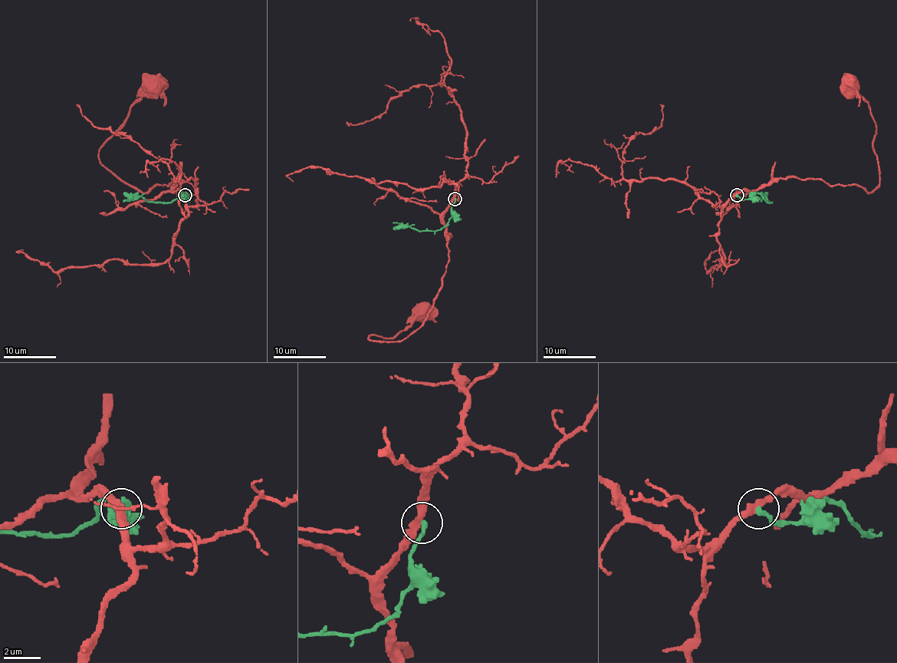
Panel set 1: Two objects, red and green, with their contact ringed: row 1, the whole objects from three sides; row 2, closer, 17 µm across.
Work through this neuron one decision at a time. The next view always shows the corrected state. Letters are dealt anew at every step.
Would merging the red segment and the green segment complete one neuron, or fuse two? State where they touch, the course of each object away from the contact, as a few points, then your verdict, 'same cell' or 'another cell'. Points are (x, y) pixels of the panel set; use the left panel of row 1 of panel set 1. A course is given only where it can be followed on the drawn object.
place (185, 195); course red (185, 194), (174, 190), (179, 176), (167, 185), (139, 192), (100, 161), (101, 146), (154, 84); course green (185, 194), (182, 199), (179, 193), (170, 202), (147, 202), (141, 197), (132, 197), (127, 201), (123, 201); another cell

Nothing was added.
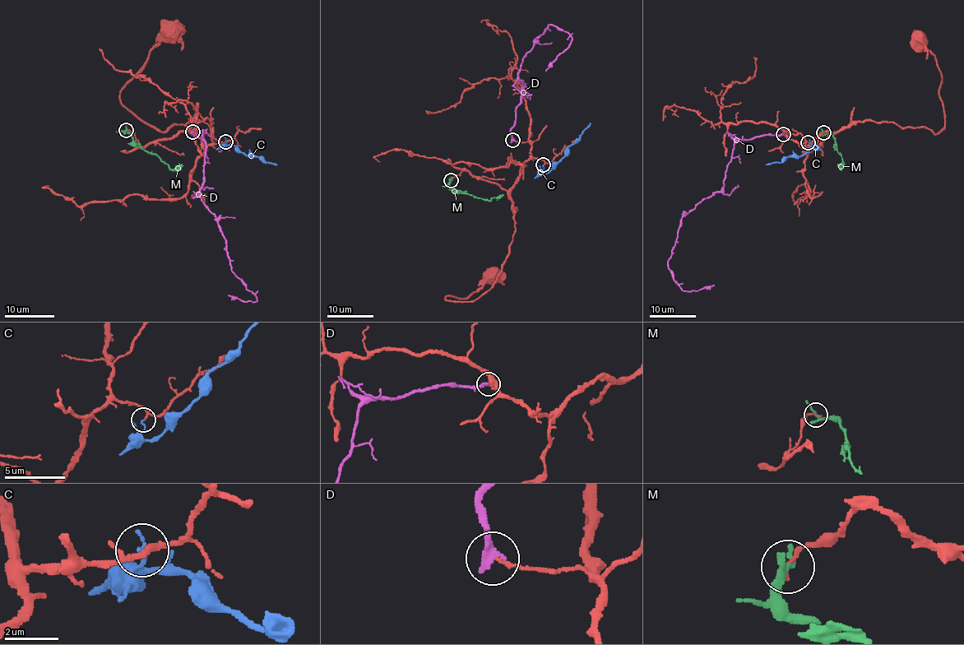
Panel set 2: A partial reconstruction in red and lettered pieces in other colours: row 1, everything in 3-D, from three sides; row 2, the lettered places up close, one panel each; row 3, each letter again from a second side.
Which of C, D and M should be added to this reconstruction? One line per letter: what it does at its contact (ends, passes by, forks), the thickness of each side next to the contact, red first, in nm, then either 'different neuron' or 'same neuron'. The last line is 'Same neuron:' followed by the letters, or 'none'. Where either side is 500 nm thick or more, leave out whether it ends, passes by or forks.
C: it ends | 140/130 nm | different neuron
D: it ends | 120/300 nm | different neuron
M: it forks | 160/170 nm | different neuron
Same neuron: none

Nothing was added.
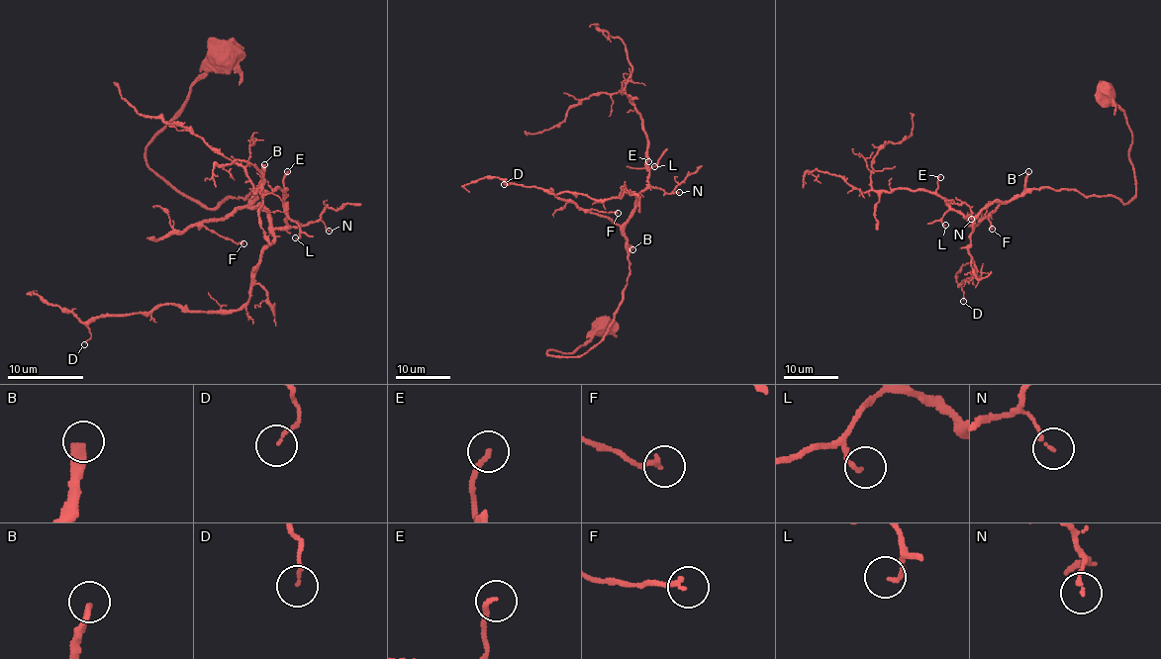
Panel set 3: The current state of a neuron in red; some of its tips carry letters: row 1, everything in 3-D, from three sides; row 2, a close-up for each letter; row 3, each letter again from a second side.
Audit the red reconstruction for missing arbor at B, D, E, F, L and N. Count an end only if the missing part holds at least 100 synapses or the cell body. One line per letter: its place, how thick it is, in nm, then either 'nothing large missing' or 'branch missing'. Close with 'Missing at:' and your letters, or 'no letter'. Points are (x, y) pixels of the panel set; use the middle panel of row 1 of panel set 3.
B: at (632, 249); 280 nm thick; branch missing
D: at (504, 184); 80 nm thick; nothing large missing
E: at (648, 161); 170 nm thick; nothing large missing
F: at (618, 213); 170 nm thick; nothing large missing
L: at (654, 166); 110 nm thick; nothing large missing
N: at (679, 192); 120 nm thick; nothing large missing
Missing at: B

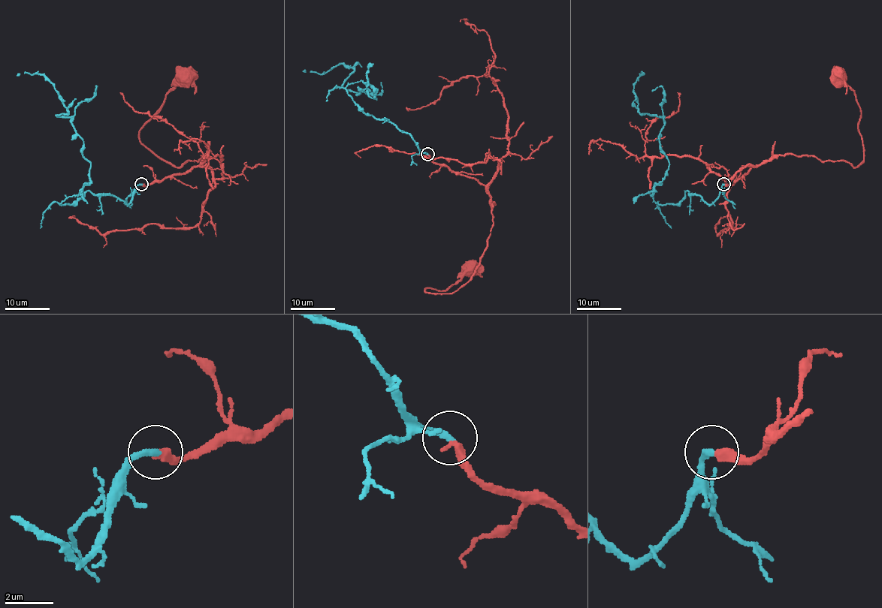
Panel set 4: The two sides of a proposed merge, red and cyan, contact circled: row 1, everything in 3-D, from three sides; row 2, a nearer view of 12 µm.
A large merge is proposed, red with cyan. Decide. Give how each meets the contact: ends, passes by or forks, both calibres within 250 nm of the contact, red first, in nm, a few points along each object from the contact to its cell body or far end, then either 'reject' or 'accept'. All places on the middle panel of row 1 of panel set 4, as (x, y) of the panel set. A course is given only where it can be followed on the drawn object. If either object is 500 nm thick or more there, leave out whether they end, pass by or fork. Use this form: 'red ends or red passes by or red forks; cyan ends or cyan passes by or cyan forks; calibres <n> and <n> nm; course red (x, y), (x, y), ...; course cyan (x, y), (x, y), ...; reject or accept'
red ends; cyan ends; calibres 360 and 280 nm; course red (427, 155), (485, 187), (493, 223), (479, 266), (464, 284), (447, 293), (424, 290), (445, 290), (472, 269); course cyan (427, 153), (360, 107), (346, 86), (362, 80), (376, 98), (342, 86), (354, 69), (302, 70); accept

